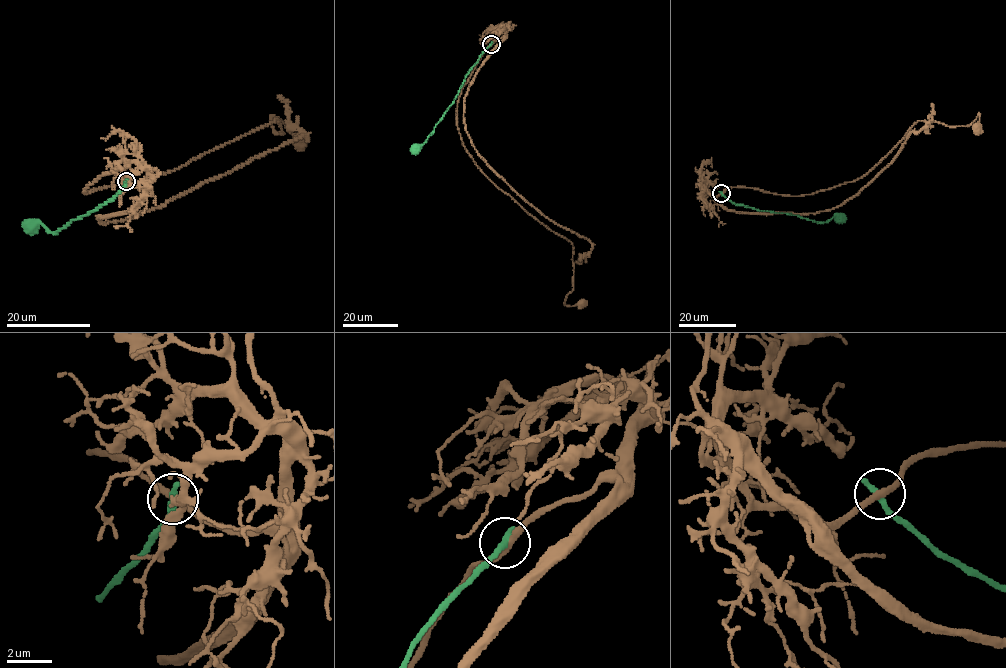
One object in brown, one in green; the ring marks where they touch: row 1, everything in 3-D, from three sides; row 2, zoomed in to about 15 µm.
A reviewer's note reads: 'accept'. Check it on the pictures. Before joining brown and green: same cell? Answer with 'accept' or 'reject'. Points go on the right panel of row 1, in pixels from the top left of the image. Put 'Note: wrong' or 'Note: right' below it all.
reject
Note: wrong

